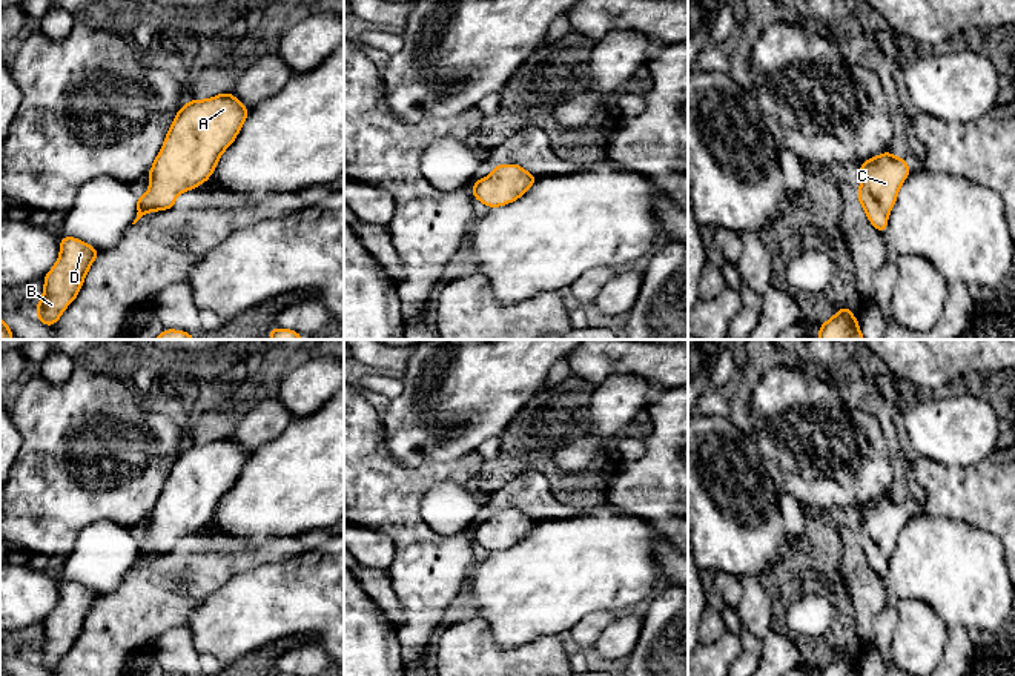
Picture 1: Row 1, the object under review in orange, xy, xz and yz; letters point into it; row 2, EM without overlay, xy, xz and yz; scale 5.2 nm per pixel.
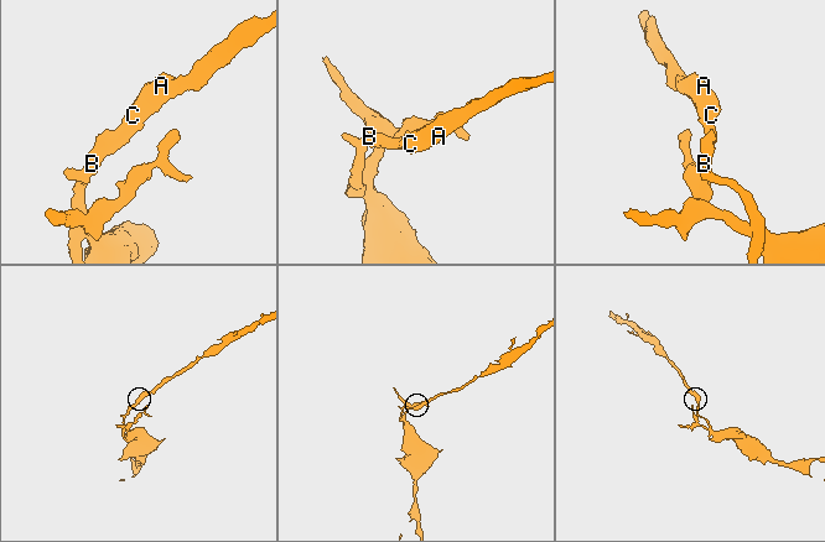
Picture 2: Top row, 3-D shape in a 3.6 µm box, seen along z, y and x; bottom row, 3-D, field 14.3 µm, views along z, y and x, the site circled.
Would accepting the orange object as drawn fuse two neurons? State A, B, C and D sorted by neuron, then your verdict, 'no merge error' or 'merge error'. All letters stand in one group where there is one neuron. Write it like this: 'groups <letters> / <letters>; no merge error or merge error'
groups A B C D; no merge error

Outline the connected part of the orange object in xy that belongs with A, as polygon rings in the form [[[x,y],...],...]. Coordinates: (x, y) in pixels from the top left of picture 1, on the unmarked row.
[[[230,436],[215,439],[207,444],[192,444],[184,447],[175,459],[163,492],[158,496],[150,515],[150,535],[137,541],[135,568],[144,558],[175,552],[178,538],[198,532],[207,525],[215,515],[221,498],[235,485],[243,472],[249,453]]]

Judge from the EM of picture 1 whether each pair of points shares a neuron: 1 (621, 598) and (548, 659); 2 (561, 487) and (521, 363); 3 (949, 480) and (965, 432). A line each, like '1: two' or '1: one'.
1: two
2: two
3: two

